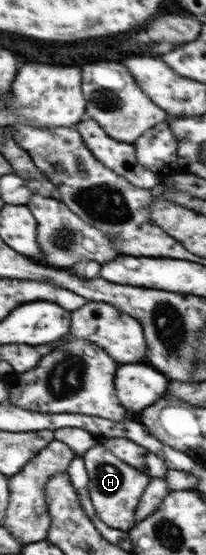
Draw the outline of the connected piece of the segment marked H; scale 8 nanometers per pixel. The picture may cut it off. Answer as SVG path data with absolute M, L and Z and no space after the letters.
M102 444L89 448L80 456L84 460L88 471L88 490L96 514L102 522L110 528L117 528L121 531L128 531L135 525L134 516L141 496L150 482L150 477L133 466L126 464L117 456L112 456Z

